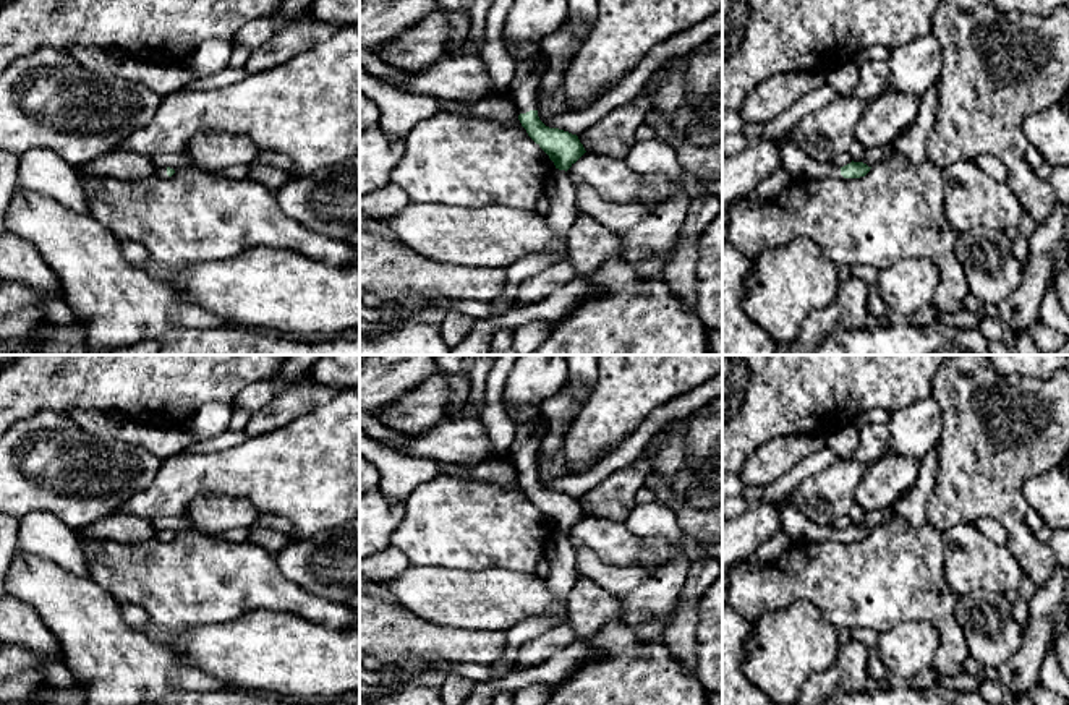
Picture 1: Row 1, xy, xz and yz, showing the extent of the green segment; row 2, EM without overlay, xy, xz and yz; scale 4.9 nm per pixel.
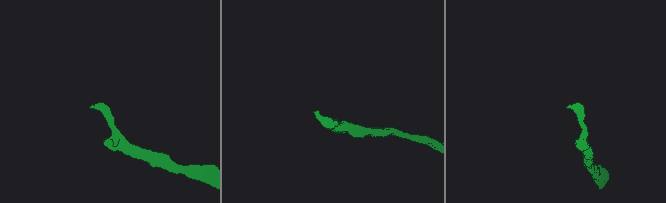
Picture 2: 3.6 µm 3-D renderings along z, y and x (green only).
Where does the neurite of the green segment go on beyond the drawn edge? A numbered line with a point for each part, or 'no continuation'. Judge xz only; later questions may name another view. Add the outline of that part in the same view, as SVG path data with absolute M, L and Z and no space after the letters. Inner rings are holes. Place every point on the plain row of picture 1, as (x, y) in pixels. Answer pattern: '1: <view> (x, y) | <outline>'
1: xz (527, 440) | M538 415L536 418L515 425L515 434L509 452L509 460L518 472L518 476L538 473L536 454L541 447L541 441L549 429L547 418Z

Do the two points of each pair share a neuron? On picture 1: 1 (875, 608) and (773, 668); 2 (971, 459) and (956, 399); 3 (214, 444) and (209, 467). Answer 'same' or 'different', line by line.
1: different
2: same
3: different

